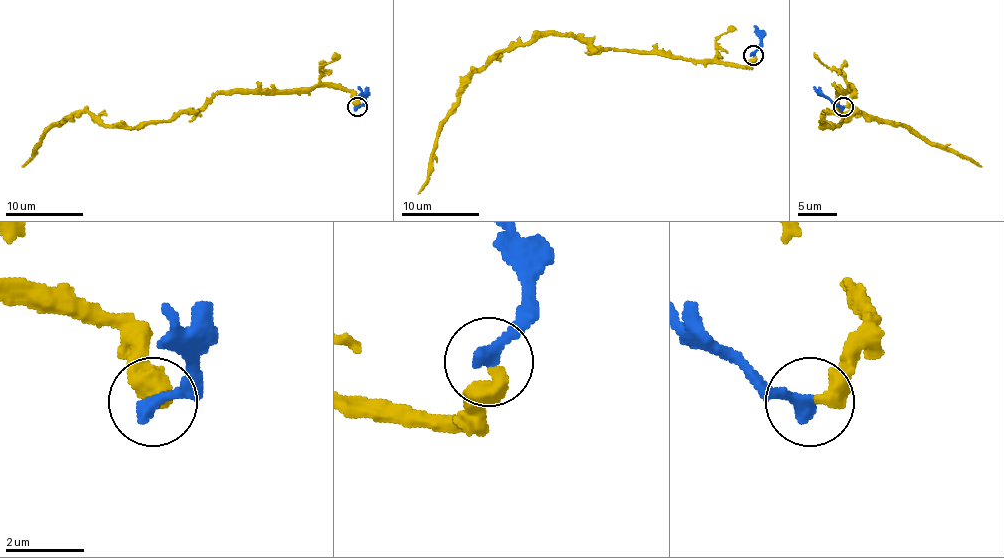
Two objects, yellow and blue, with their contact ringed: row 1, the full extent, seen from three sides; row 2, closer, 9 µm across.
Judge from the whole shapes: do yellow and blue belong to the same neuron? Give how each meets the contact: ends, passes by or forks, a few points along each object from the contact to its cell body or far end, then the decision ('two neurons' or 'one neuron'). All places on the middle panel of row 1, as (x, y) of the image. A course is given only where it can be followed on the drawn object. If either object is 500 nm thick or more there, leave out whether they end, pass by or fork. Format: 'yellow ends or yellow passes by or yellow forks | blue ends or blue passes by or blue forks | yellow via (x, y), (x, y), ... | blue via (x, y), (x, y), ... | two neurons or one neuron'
yellow passes by | blue ends | yellow via (753, 56), (743, 66), (697, 62), (599, 50), (568, 35), (509, 45), (472, 74), (417, 193) | blue via (753, 54), (759, 43), (759, 31), (753, 25) | one neuron

